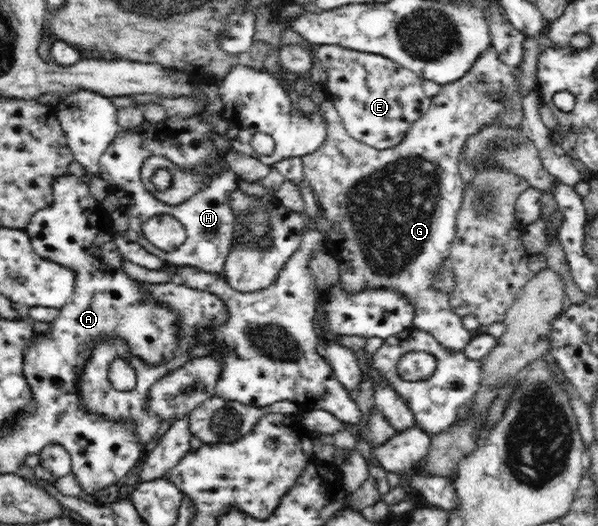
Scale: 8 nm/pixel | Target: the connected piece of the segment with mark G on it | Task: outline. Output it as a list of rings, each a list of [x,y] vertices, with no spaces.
[[[492,48],[480,53],[463,78],[441,85],[439,94],[431,97],[429,110],[411,124],[402,142],[385,150],[377,150],[349,136],[339,112],[326,99],[319,106],[327,129],[324,143],[315,152],[302,156],[304,178],[331,227],[324,245],[329,254],[338,260],[342,289],[353,294],[380,288],[399,288],[399,293],[403,292],[408,300],[415,300],[414,308],[419,308],[419,312],[414,312],[415,324],[410,324],[410,328],[432,334],[447,351],[463,351],[472,339],[471,331],[462,323],[462,317],[453,312],[448,296],[431,288],[431,272],[435,272],[439,264],[444,264],[443,260],[448,262],[457,234],[457,215],[465,189],[457,169],[457,156],[469,134],[478,133],[492,122],[505,128],[525,128],[524,94],[517,76],[512,72],[513,68],[501,62]]]

